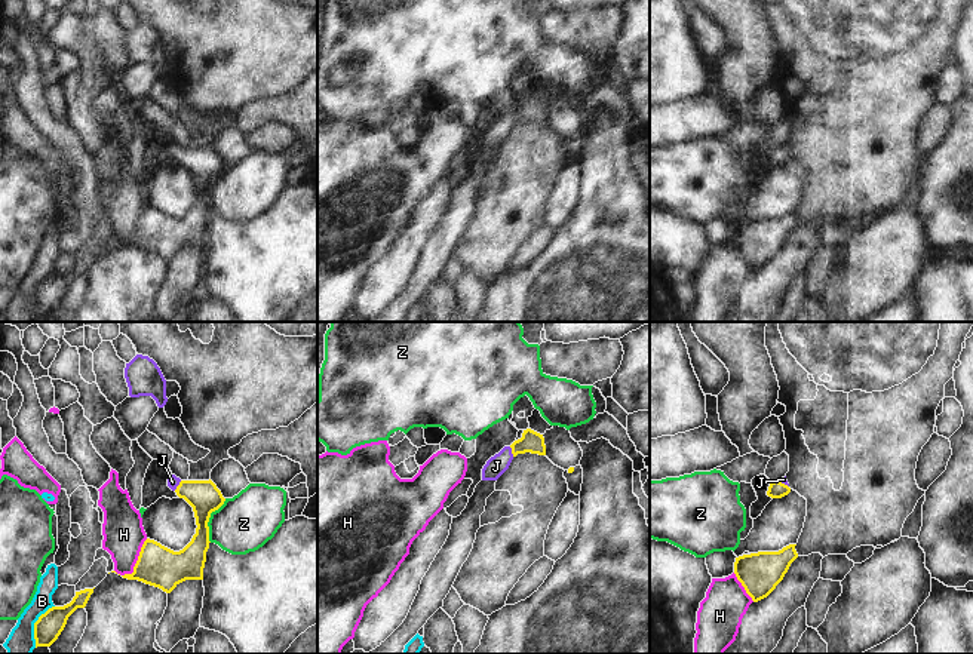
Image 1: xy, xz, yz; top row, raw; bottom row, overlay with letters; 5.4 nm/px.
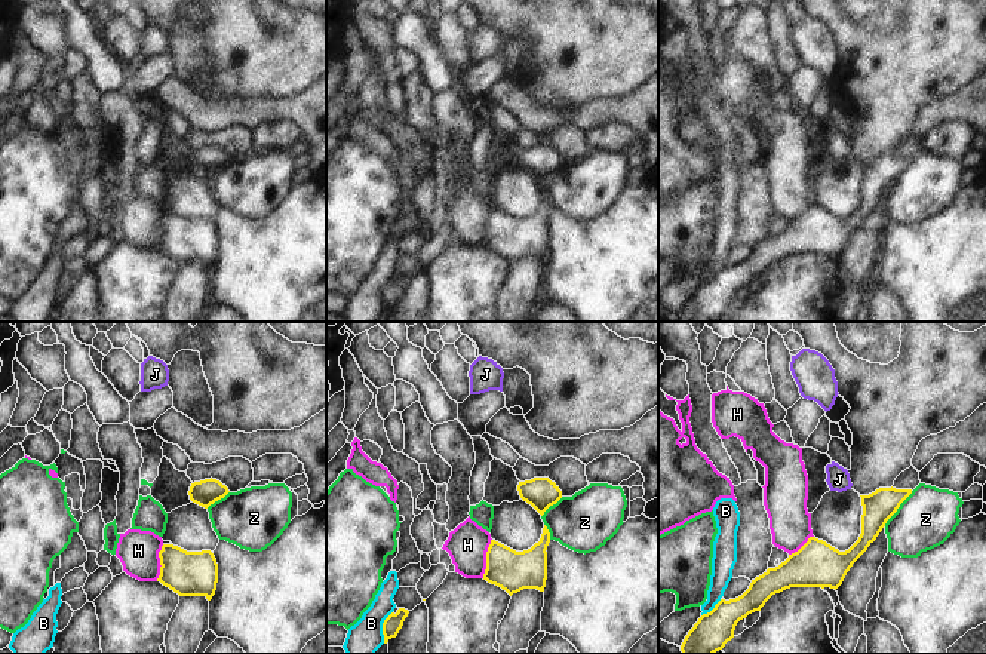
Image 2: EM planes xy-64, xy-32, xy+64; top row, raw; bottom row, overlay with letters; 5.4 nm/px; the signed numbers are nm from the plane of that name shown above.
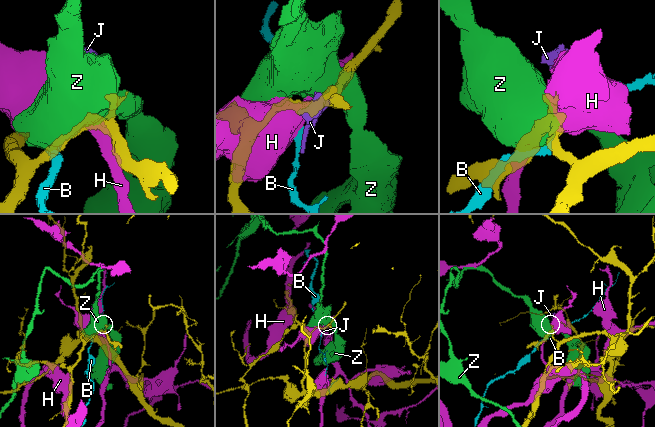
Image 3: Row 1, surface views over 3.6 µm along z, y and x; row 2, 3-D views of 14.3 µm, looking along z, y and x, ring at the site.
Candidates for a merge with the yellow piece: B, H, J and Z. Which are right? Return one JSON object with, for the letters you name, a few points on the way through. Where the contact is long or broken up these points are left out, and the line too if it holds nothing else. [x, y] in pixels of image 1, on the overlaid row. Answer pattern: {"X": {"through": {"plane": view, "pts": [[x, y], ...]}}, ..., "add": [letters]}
{"J": {"through": {"plane": "xy", "pts": [[203, 496], [178, 485], [172, 482]]}}, "add": ["J"]}

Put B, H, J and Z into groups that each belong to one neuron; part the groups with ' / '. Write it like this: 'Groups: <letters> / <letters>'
Groups: B / H / J / Z

